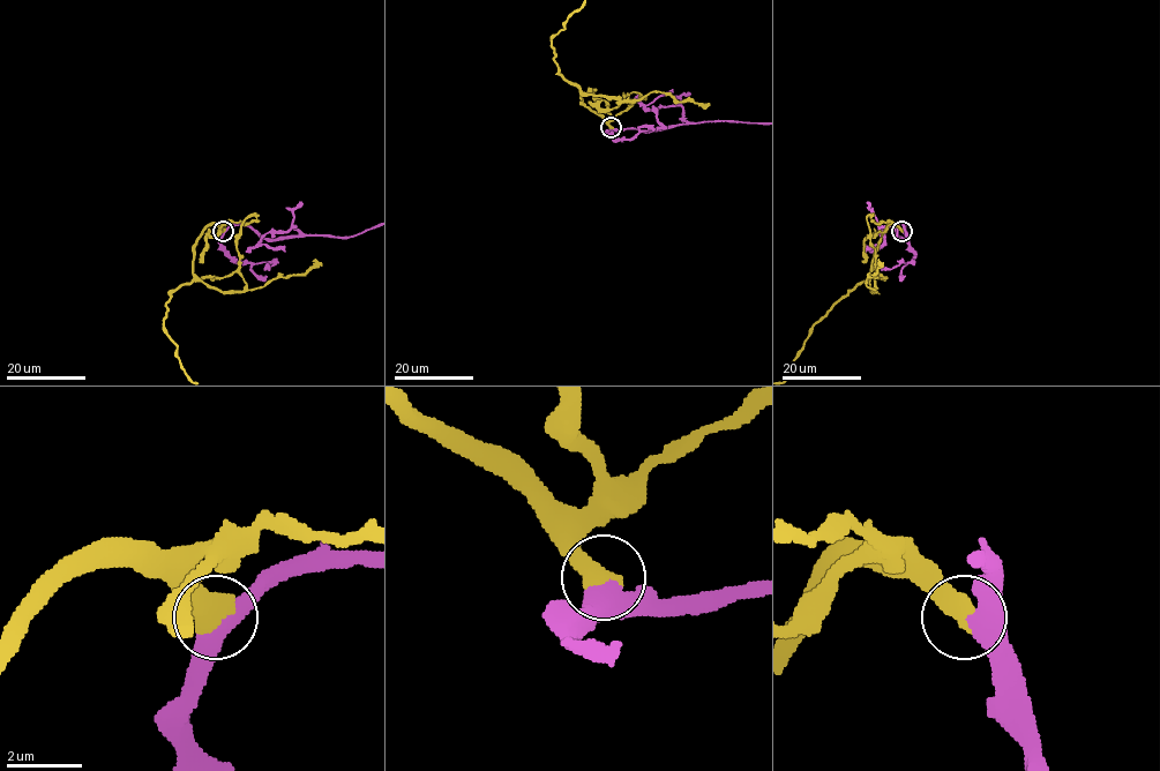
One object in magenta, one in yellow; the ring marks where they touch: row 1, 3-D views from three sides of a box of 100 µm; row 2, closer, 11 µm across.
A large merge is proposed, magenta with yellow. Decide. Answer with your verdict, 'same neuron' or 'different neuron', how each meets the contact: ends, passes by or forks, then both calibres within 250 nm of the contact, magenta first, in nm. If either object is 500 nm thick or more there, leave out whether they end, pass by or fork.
same neuron | 420/600 nm

